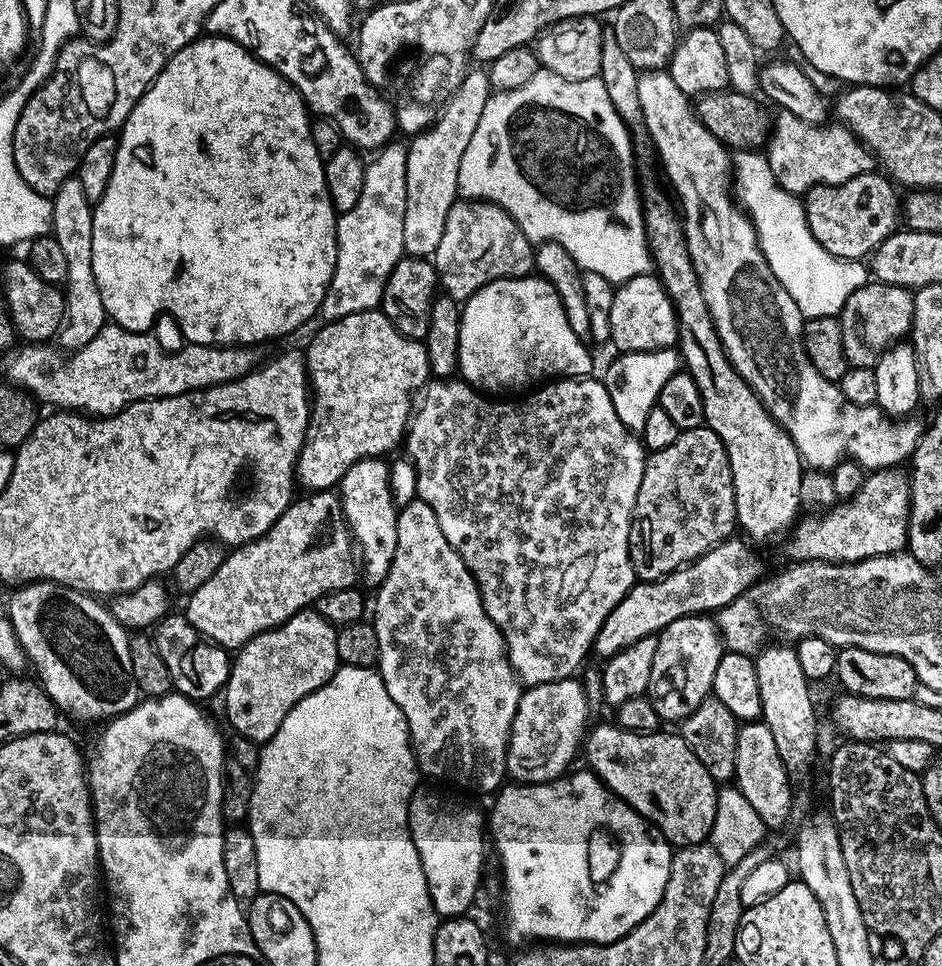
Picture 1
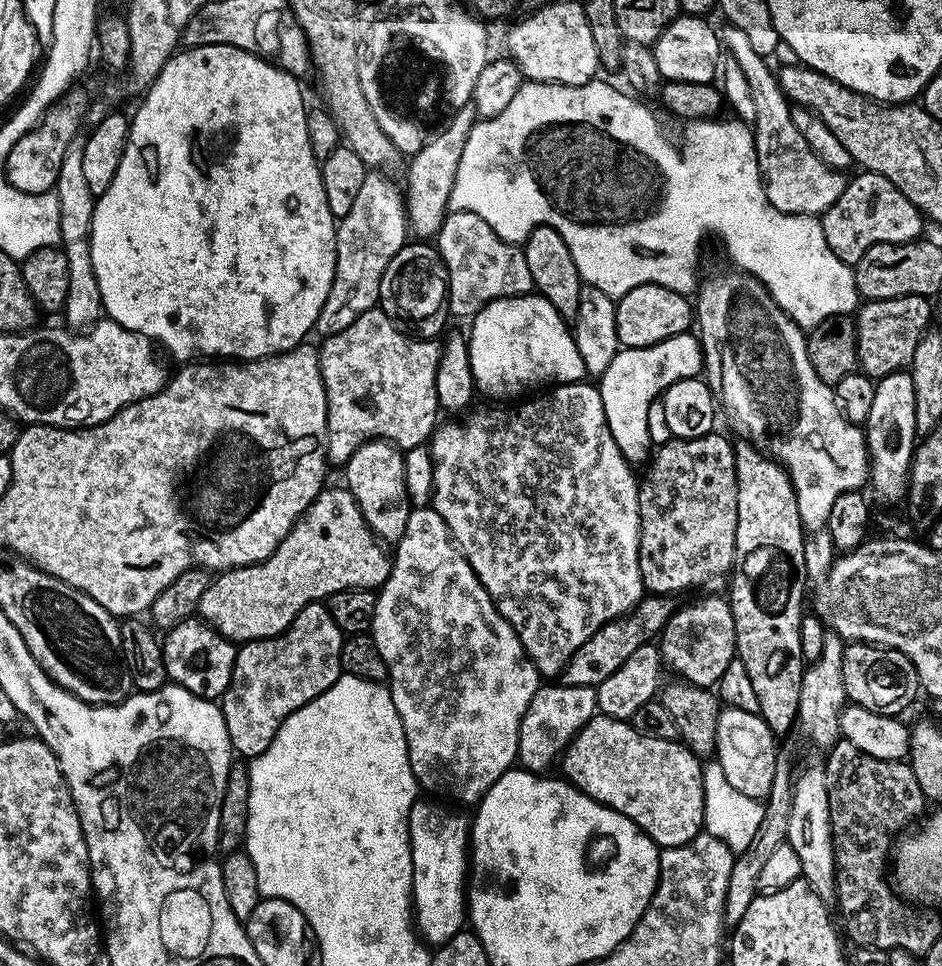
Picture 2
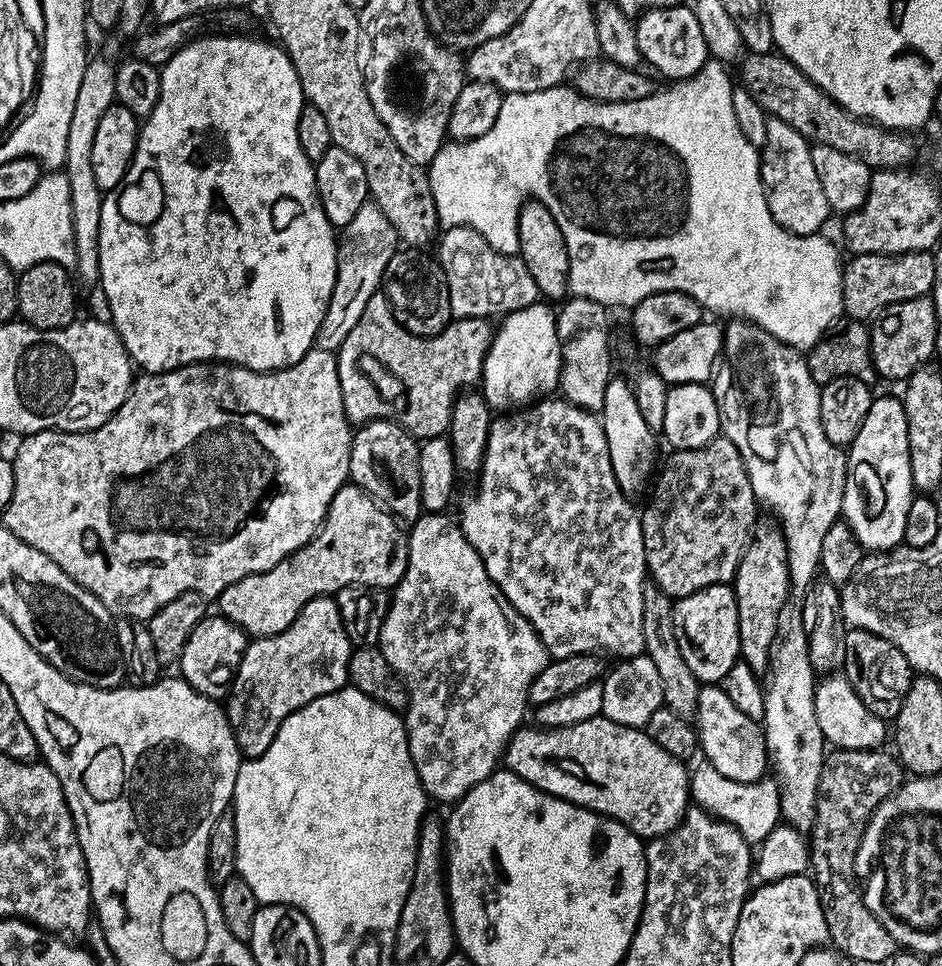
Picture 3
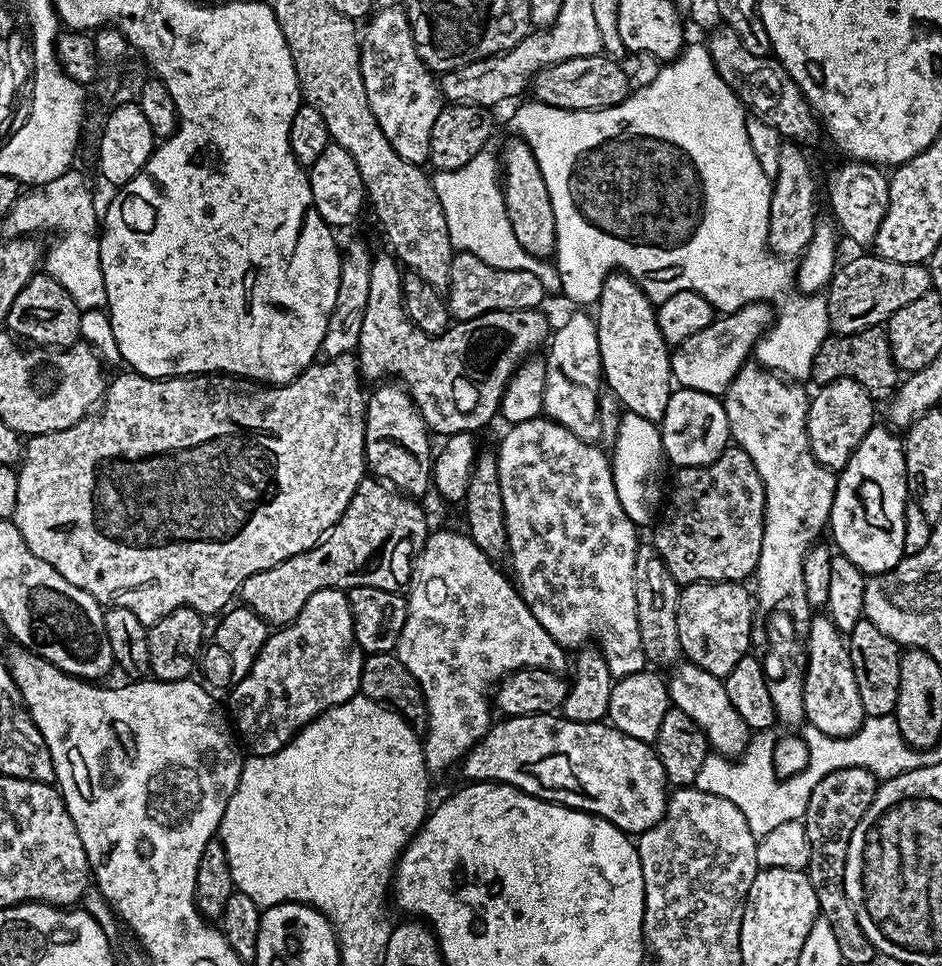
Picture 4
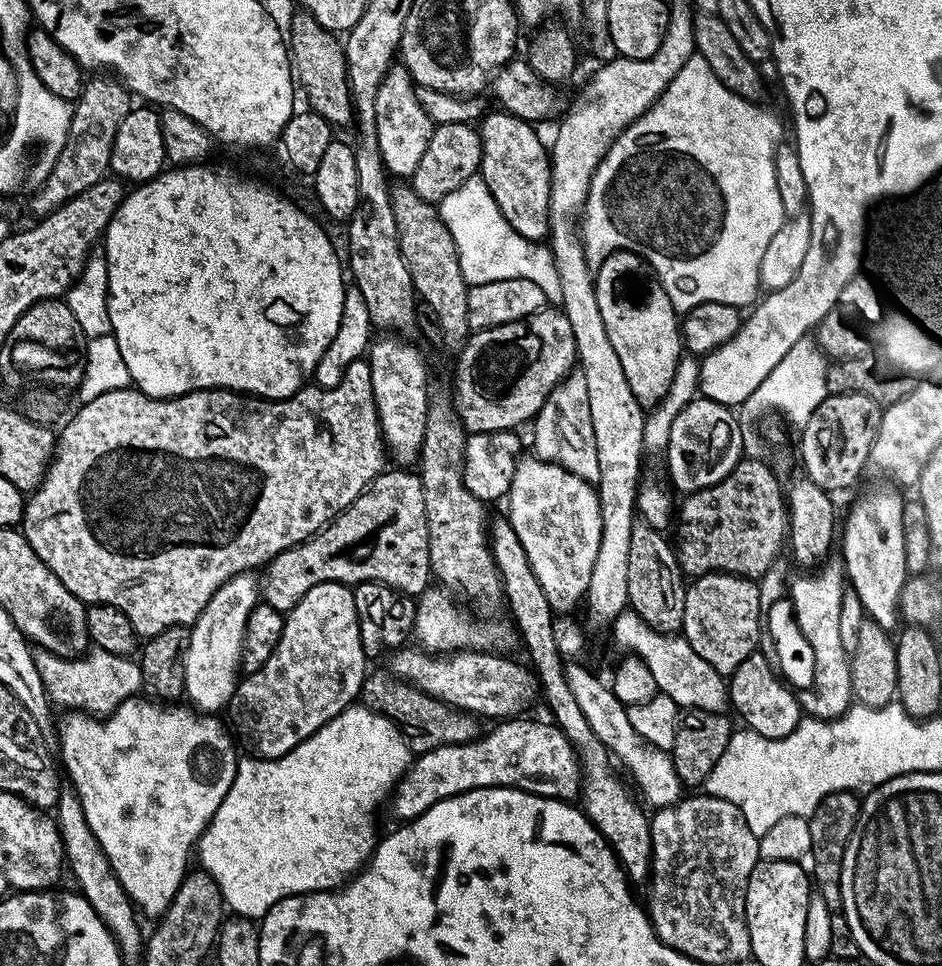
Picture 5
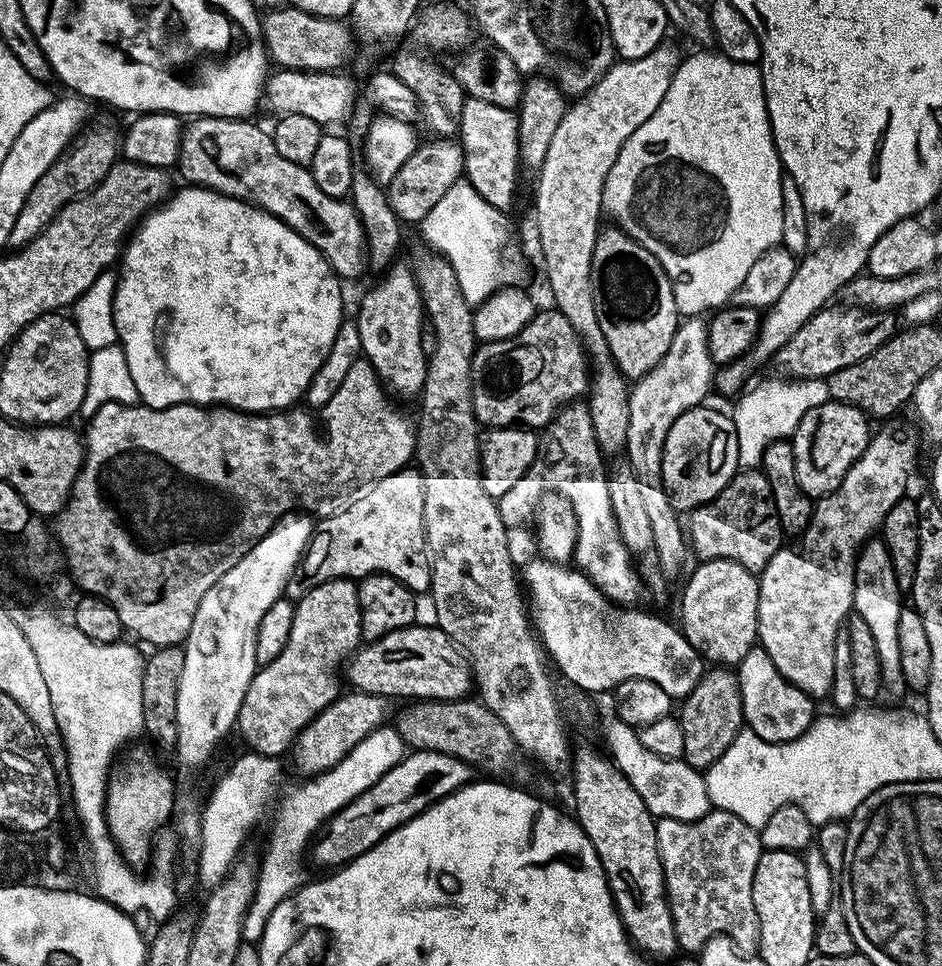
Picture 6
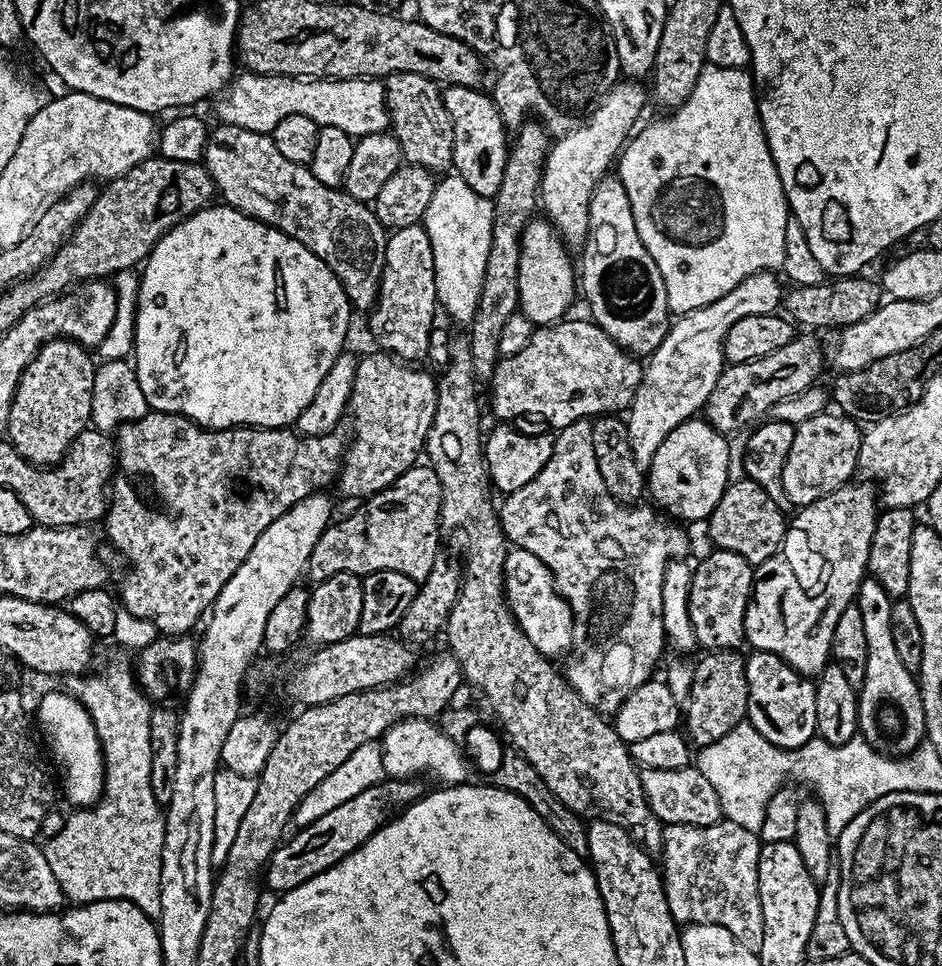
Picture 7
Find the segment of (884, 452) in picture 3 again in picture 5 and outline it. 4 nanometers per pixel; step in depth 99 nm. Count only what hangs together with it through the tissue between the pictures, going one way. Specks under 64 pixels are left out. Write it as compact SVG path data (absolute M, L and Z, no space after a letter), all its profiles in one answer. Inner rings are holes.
M872 488L864 492L852 504L848 517L843 517L842 531L838 536L838 548L844 551L842 567L846 573L847 583L851 591L858 594L862 602L867 619L873 620L878 626L892 630L895 629L895 616L900 608L900 592L904 588L904 581L910 569L906 567L906 550L902 542L902 510L904 500L896 492L888 488Z

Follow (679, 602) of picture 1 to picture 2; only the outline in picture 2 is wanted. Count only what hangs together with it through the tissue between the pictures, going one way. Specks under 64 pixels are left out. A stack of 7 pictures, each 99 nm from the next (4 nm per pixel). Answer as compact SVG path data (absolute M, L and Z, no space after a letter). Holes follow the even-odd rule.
M648 594L631 612L602 625L595 634L586 638L586 642L578 646L578 650L574 650L574 654L570 654L559 674L559 683L566 686L595 686L606 682L606 678L610 678L610 674L614 674L614 670L618 670L618 666L622 666L622 662L626 662L626 658L630 658L638 646L649 643L653 637L663 632L674 611L672 602L667 596Z

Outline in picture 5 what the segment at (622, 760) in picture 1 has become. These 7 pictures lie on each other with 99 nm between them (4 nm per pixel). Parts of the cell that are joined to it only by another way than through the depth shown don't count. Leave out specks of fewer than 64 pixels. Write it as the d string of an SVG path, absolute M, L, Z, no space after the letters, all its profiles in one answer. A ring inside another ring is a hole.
M509 718L495 725L493 732L484 737L467 740L465 744L444 744L429 752L421 752L413 759L409 769L404 773L400 783L394 789L390 805L396 811L400 822L411 822L423 814L430 806L440 800L457 796L479 788L521 788L523 792L533 792L536 796L548 796L552 800L575 801L582 792L582 764L578 753L572 747L562 729L555 723L543 724L540 720L528 718Z

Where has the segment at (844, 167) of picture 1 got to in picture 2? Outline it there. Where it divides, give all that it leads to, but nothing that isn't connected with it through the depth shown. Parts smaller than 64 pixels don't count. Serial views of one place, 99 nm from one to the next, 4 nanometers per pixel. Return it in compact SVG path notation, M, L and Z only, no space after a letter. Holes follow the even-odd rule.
M725 23L723 27L724 29L721 27L718 32L723 47L726 49L727 55L732 56L734 62L738 62L738 66L742 66L742 74L746 74L746 83L750 86L750 95L754 97L756 157L760 167L760 178L764 181L764 193L768 196L768 203L778 210L790 214L819 217L830 206L834 206L834 202L838 202L846 183L845 173L826 166L826 162L822 162L822 158L818 158L818 154L814 154L814 150L810 150L810 146L806 146L806 138L802 138L802 134L798 134L798 126L794 126L792 121L790 101L780 88L777 73L768 69L769 61L760 56L758 50L754 50L754 45L746 39L746 34L742 30L738 30L738 26Z

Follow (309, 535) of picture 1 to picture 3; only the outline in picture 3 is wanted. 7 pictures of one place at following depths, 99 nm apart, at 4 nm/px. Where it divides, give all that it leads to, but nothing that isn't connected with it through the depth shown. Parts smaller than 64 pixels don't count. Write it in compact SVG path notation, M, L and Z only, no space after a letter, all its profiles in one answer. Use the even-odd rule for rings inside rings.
M344 484L338 494L334 494L328 507L328 517L324 519L312 540L303 544L298 551L291 552L285 560L278 562L278 566L265 572L255 572L226 586L226 590L222 590L218 597L219 615L237 624L249 637L273 636L286 630L286 626L290 626L290 622L298 618L302 606L319 596L332 596L351 584L365 584L368 588L385 590L395 589L403 578L404 571L408 569L408 538L402 532L400 536L399 527L401 528L401 525L396 517L387 508L380 507L357 484Z

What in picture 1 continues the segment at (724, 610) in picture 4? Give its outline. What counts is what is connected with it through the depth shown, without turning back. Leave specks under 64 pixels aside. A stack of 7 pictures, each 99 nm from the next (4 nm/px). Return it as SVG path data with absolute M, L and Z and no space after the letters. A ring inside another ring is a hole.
M708 614L683 616L678 622L670 622L656 636L658 650L654 650L654 666L650 670L647 698L654 706L661 722L685 720L702 701L709 699L714 670L724 657L724 641L716 628L715 619Z

